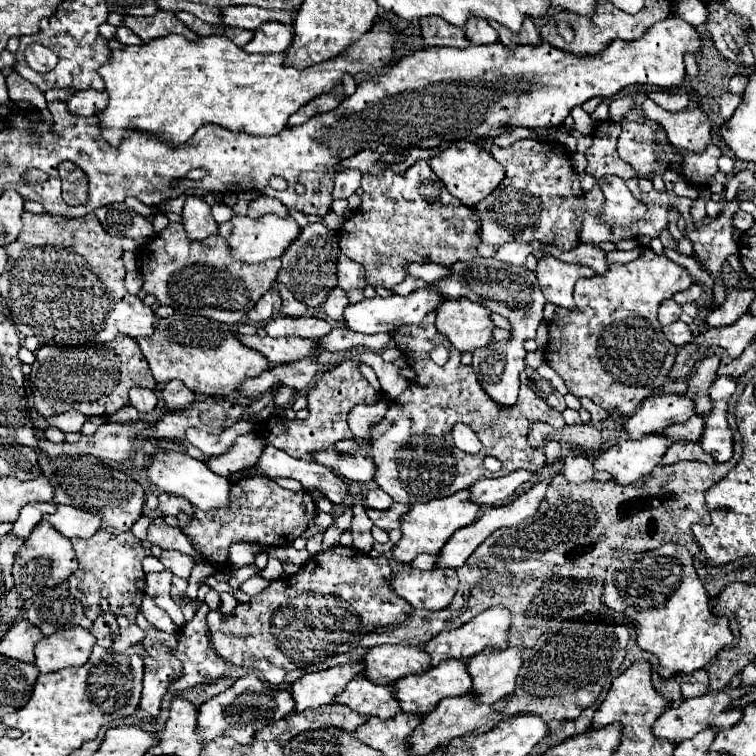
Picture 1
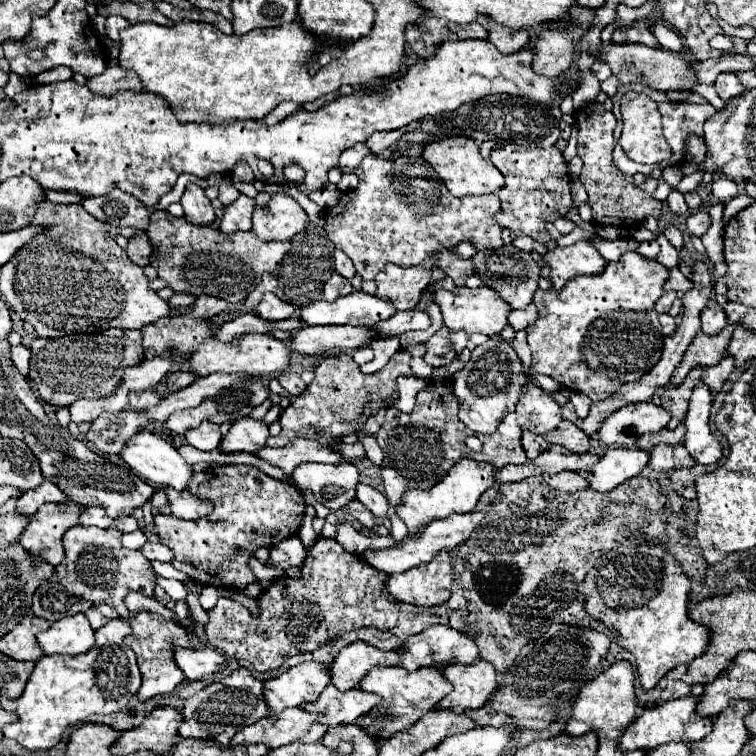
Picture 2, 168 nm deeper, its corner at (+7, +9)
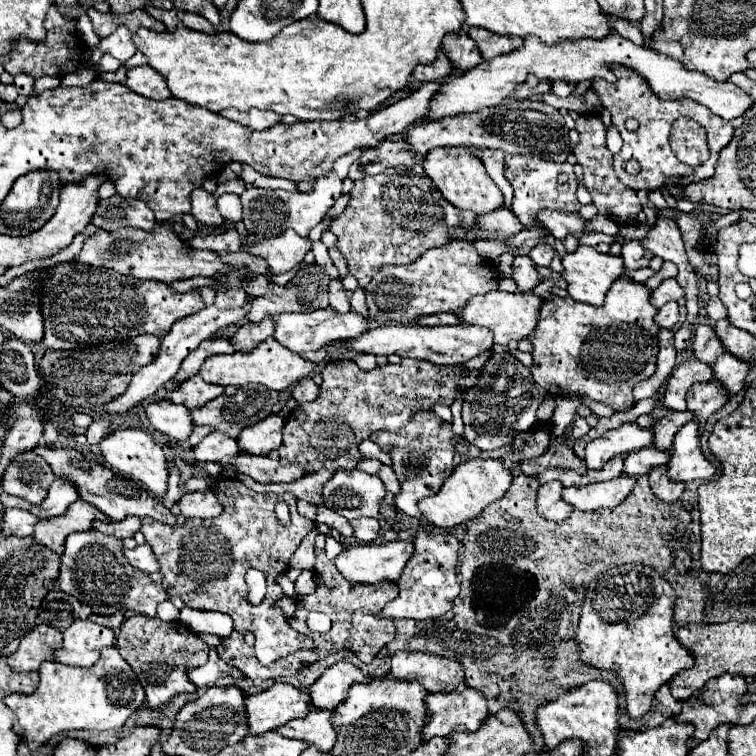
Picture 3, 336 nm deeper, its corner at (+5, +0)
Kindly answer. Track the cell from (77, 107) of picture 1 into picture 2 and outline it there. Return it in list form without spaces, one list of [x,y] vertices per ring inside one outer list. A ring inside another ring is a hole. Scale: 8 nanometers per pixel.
[[[107,66],[107,70],[99,76],[93,76],[87,80],[89,90],[93,90],[93,94],[101,94],[101,96],[109,96],[109,94],[119,94],[125,90],[133,90],[133,92],[141,92],[141,82],[139,78],[127,70],[117,70],[117,66]]]

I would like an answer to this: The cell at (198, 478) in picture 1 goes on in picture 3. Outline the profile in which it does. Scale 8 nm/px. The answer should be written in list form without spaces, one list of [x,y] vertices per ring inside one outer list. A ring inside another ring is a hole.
[[[133,427],[111,431],[101,439],[99,449],[111,469],[121,471],[135,481],[141,481],[157,497],[163,497],[167,493],[167,459],[163,455],[163,449],[153,441],[147,431]]]

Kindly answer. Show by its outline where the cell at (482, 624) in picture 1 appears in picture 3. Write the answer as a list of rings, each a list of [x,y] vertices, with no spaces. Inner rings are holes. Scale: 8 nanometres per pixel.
[[[395,653],[391,657],[391,677],[397,681],[419,681],[431,691],[459,691],[463,667],[457,661],[429,653]]]

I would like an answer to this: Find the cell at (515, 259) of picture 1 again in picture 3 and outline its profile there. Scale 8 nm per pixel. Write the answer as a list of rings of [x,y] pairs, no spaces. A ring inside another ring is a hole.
[[[539,243],[539,245],[533,247],[531,253],[529,253],[529,257],[531,257],[531,259],[535,261],[535,265],[539,265],[539,267],[549,267],[553,255],[555,255],[555,249],[553,249],[551,245],[547,245],[547,243]]]

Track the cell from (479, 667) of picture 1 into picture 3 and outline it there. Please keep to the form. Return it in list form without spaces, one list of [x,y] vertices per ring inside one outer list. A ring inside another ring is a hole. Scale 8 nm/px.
[[[465,689],[461,693],[427,693],[427,723],[421,731],[421,741],[447,737],[457,725],[477,731],[487,719],[487,699],[481,691]]]

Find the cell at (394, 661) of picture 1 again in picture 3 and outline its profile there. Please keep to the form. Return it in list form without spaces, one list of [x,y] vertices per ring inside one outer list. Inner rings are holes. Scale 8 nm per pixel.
[[[347,659],[331,665],[311,687],[309,697],[311,705],[315,709],[335,709],[343,699],[347,697],[347,691],[353,683],[369,681],[371,677],[365,677],[355,665],[351,665]]]

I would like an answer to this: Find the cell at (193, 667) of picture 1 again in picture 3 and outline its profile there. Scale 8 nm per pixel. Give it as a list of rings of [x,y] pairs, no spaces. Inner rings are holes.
[[[211,649],[211,651],[209,651],[209,659],[207,659],[205,665],[191,669],[187,675],[189,675],[189,679],[191,679],[197,687],[209,687],[209,685],[213,685],[219,677],[235,677],[235,679],[243,677],[237,669],[233,669],[233,667],[227,665],[227,663],[223,663],[223,659],[217,655],[217,649]]]

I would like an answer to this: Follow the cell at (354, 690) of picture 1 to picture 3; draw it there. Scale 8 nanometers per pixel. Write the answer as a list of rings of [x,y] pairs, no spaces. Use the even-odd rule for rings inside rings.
[[[311,709],[303,719],[293,719],[275,731],[279,731],[283,737],[301,739],[313,747],[319,747],[319,751],[329,751],[337,741],[337,731],[331,725],[331,713],[333,711]]]

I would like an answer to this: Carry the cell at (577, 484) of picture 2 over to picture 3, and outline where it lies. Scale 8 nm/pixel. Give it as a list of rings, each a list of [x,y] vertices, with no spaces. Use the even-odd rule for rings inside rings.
[[[549,481],[545,485],[539,485],[537,511],[539,515],[543,515],[543,519],[559,523],[571,515],[573,507],[561,499],[561,491],[563,485],[559,481]]]

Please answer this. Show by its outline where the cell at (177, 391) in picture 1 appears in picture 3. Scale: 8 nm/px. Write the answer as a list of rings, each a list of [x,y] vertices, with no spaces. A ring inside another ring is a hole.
[[[199,375],[187,379],[185,383],[181,383],[169,397],[171,403],[181,403],[189,409],[195,409],[195,407],[203,407],[207,401],[219,397],[225,389],[221,385],[215,385],[215,383],[207,383],[203,381]]]

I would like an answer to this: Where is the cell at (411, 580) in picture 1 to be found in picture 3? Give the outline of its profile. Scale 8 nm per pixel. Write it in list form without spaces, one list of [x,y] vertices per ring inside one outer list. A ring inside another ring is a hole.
[[[417,533],[415,551],[397,579],[399,597],[389,601],[377,617],[383,619],[433,619],[445,615],[459,595],[457,583],[457,551],[459,543],[451,533]]]

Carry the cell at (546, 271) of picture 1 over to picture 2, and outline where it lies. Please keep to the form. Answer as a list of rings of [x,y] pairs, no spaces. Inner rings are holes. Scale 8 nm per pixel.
[[[575,242],[573,246],[555,248],[541,256],[549,266],[551,284],[555,290],[561,290],[565,282],[579,274],[597,274],[605,268],[605,258],[587,242]]]

